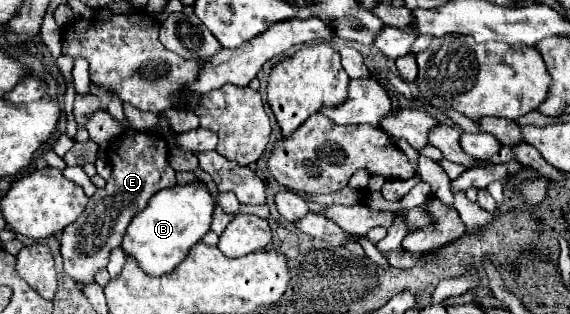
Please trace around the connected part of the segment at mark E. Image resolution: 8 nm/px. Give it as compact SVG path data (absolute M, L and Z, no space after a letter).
M128 130L108 150L112 164L112 176L102 190L90 198L82 216L62 232L60 252L64 258L64 270L80 284L94 282L94 272L104 268L110 258L110 250L122 242L122 236L132 218L142 212L152 194L176 184L176 174L168 164L168 144L156 132Z

